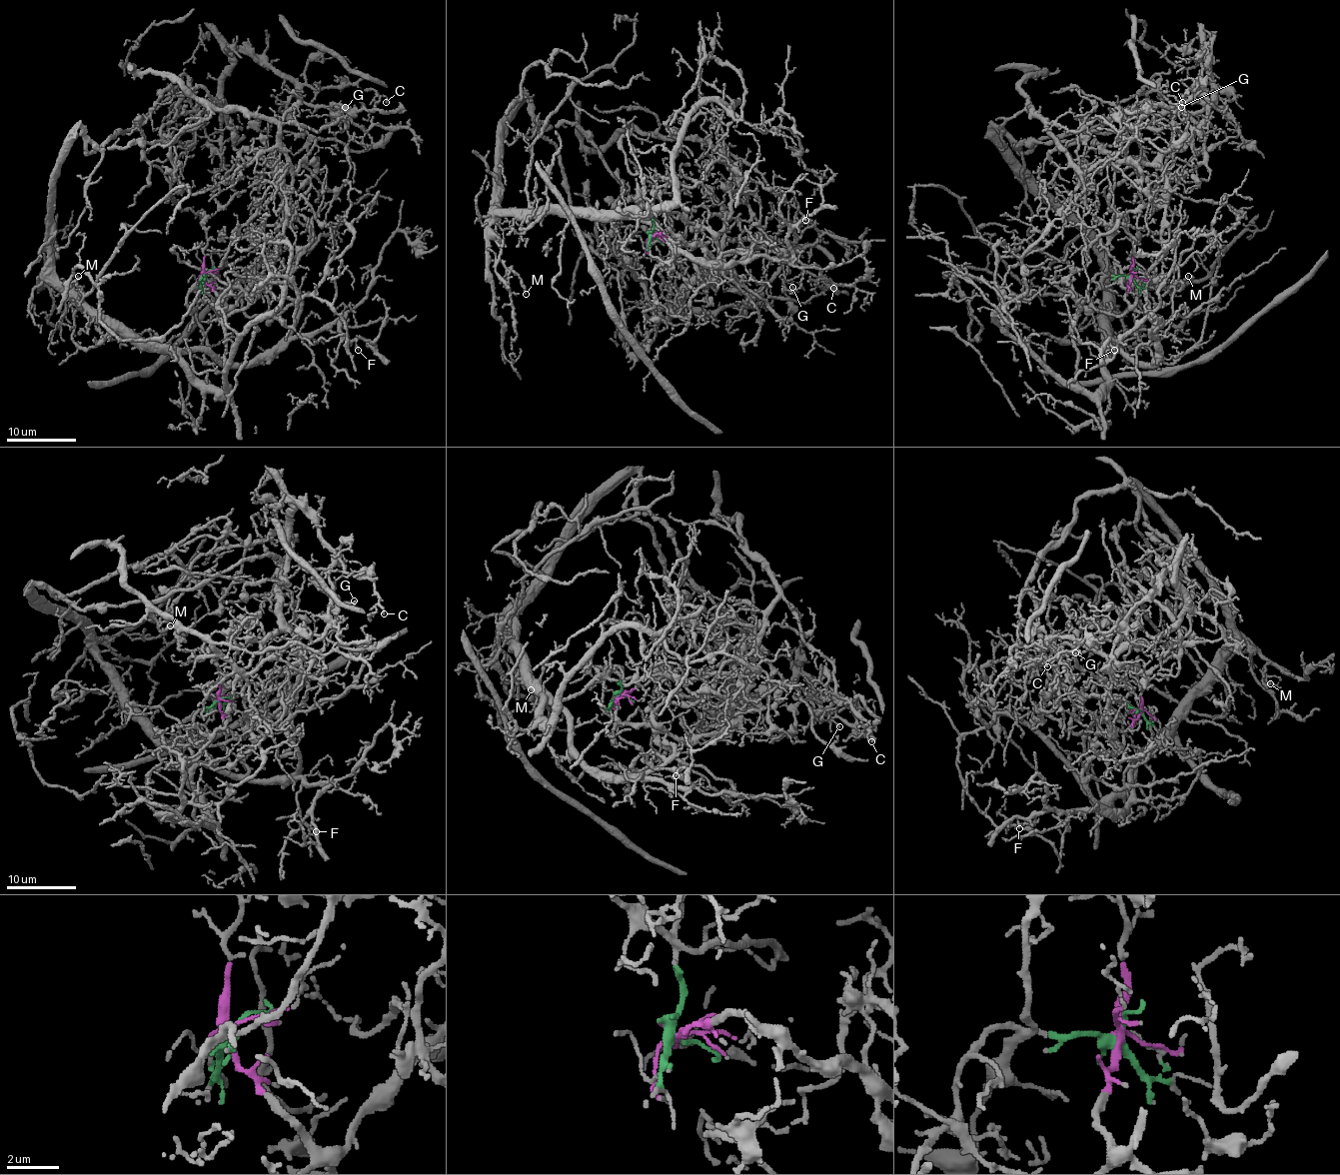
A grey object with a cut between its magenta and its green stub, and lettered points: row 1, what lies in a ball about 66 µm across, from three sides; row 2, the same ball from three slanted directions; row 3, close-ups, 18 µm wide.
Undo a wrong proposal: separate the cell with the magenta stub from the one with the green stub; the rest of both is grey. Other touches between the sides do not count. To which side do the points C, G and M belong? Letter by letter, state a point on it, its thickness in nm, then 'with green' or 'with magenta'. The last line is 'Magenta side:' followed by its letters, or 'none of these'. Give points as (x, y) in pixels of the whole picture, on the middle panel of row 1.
C: at (833, 288); 130 nm thick; with magenta
G: at (792, 287); 130 nm thick; with magenta
M: at (526, 294); 150 nm thick; with green
Magenta side: C, G

